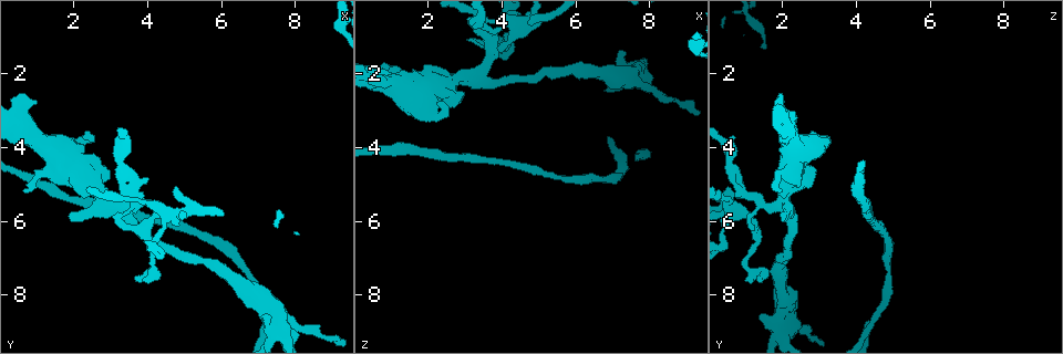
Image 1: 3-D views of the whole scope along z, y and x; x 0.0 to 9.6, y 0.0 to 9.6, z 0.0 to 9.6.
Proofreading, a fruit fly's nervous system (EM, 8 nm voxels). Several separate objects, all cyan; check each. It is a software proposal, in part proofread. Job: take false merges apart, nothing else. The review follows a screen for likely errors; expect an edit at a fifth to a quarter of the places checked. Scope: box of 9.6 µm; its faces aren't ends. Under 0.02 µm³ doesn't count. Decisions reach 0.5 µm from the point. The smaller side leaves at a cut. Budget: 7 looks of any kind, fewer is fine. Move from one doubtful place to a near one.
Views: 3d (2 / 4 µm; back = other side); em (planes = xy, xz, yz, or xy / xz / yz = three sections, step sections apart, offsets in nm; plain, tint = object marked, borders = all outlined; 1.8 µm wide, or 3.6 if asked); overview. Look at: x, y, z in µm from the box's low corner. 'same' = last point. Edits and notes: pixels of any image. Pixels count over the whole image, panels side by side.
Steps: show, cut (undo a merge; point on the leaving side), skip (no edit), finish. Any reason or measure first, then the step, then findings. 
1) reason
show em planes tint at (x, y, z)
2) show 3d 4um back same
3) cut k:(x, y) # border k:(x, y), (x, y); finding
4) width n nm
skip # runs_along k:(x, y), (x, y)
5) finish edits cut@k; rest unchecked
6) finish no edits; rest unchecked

arms run side by side
show 3d 2um at (6.65, 7.85, 2.05)

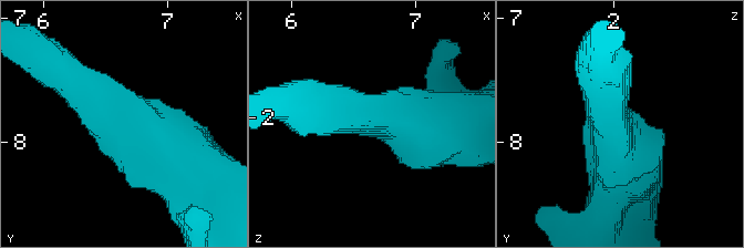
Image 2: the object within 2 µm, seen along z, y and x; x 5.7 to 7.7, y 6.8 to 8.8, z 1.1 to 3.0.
arms 3; arm_widths 190, 240, 320 nm
show em planes plain at (6.60, 7.86, 2.00)

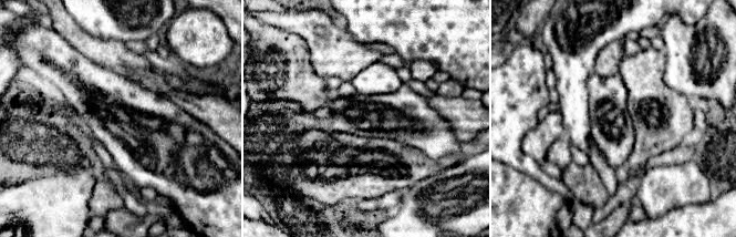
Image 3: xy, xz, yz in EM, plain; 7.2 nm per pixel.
where the object lies
show em planes tint same

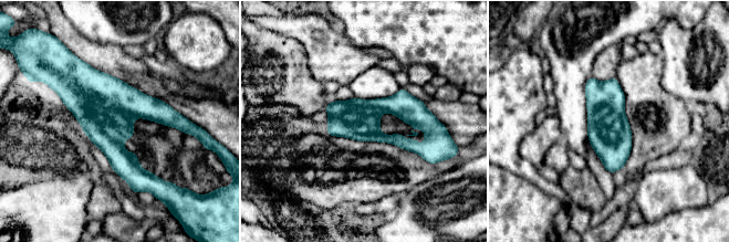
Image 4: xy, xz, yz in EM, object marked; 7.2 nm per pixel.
width 300 nm
skip # one neuron here

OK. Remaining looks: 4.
sharp bend
show 3d 2um at (4.10, 7.25, 1.00)

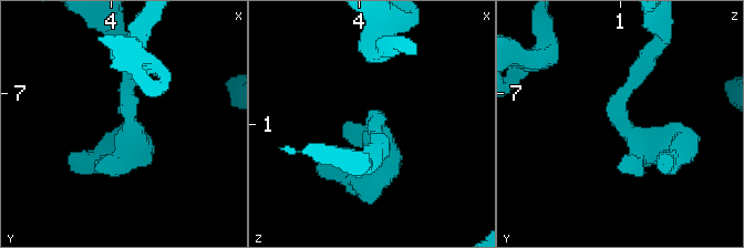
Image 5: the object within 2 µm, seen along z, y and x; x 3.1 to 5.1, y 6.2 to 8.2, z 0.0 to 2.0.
now the EM
show em planes plain at (4.16, 7.24, 0.98)

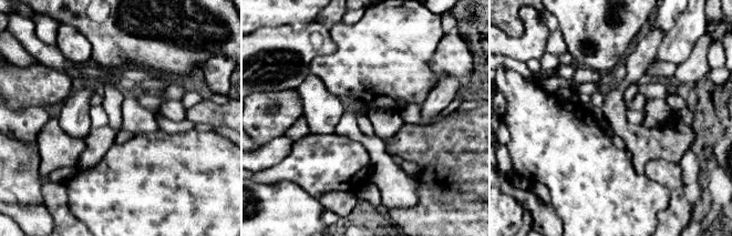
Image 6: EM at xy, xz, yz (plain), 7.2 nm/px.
show em planes tint same

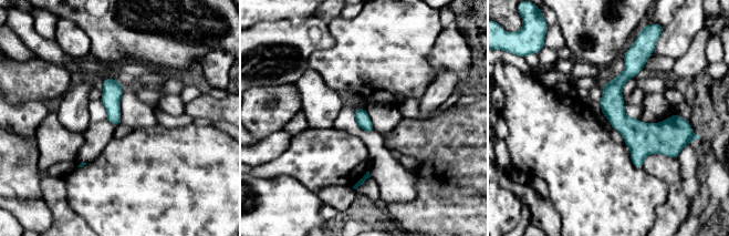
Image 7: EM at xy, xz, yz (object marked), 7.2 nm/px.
skip # runs_along 7:(629, 52), (615, 112), (634, 131), (678, 121); one neuron here

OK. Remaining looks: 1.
thick turns thin
show em 3.6um planes borders at (1.75, 4.20, 2.35)

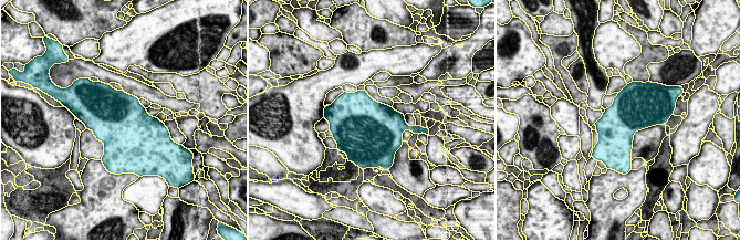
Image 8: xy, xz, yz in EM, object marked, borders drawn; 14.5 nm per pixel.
skip # continuous, no second neuron

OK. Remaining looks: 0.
finish no edits; rest unchecked

